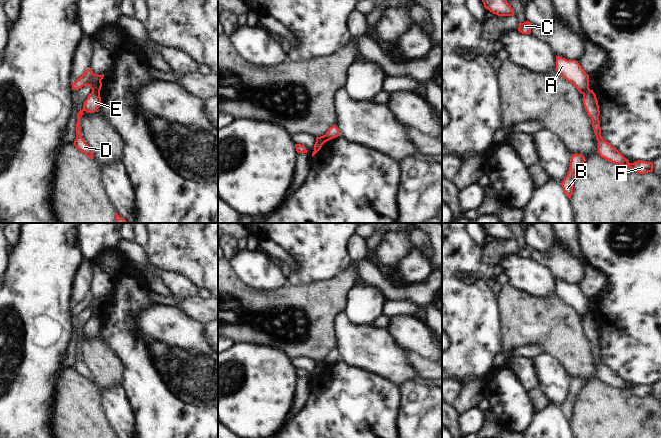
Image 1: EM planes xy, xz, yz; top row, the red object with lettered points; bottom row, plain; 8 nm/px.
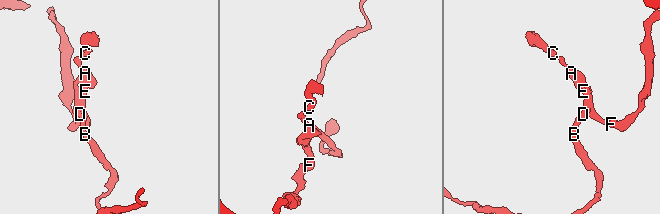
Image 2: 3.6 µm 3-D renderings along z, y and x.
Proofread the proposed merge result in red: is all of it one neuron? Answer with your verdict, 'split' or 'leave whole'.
split

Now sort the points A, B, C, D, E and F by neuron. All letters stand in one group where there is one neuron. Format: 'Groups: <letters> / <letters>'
Groups: A B C D / E F.

